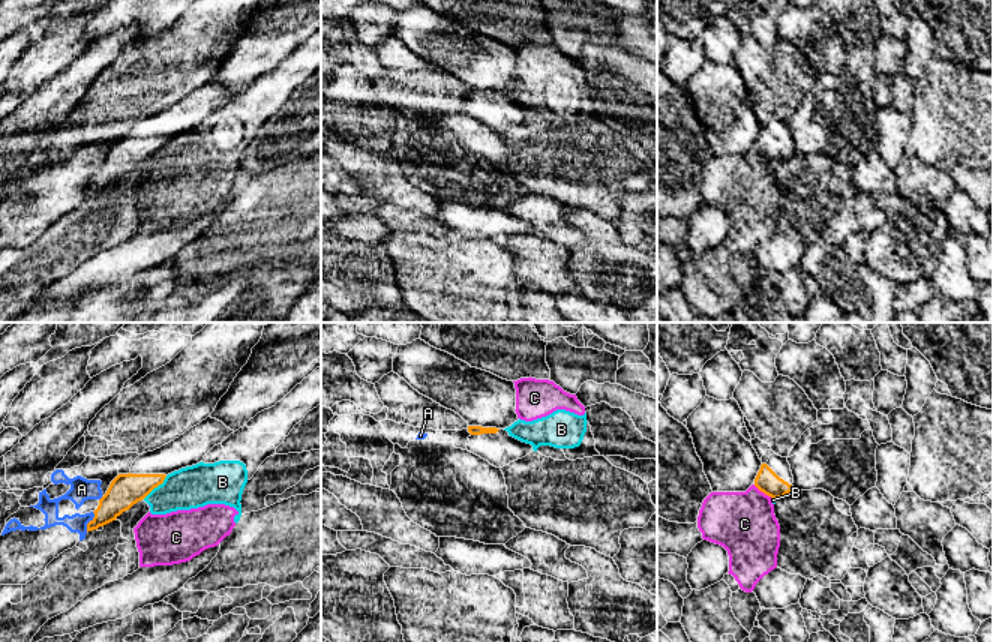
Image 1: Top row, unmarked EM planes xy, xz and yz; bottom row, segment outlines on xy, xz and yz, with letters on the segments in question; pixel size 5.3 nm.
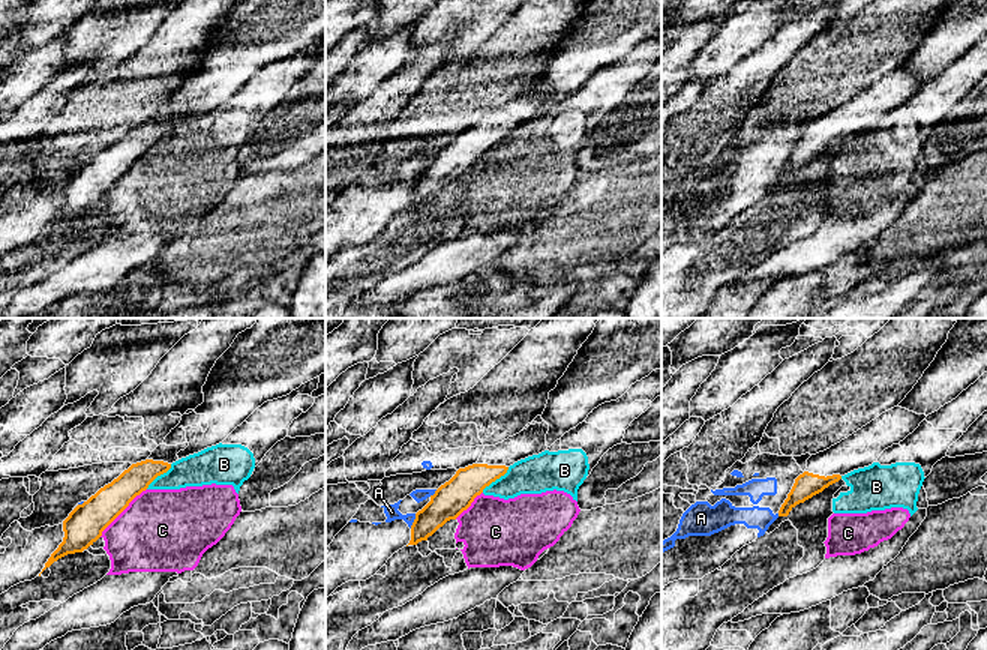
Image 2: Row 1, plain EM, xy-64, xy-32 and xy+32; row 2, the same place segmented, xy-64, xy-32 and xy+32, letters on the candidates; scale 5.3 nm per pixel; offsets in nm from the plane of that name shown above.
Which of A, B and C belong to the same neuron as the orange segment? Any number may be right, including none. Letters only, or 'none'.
none

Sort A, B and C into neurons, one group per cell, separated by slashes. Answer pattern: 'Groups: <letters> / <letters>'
Groups: A / B C

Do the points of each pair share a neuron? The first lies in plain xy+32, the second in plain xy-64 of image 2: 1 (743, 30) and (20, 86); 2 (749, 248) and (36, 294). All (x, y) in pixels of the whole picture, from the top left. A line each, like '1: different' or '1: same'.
1: same
2: different

